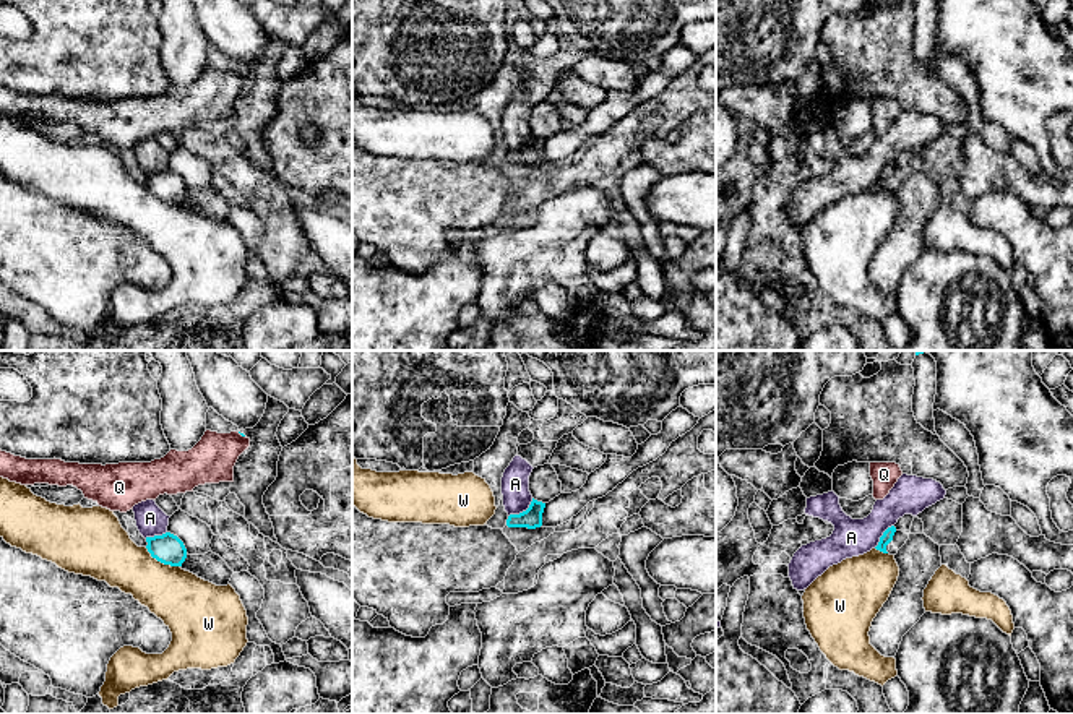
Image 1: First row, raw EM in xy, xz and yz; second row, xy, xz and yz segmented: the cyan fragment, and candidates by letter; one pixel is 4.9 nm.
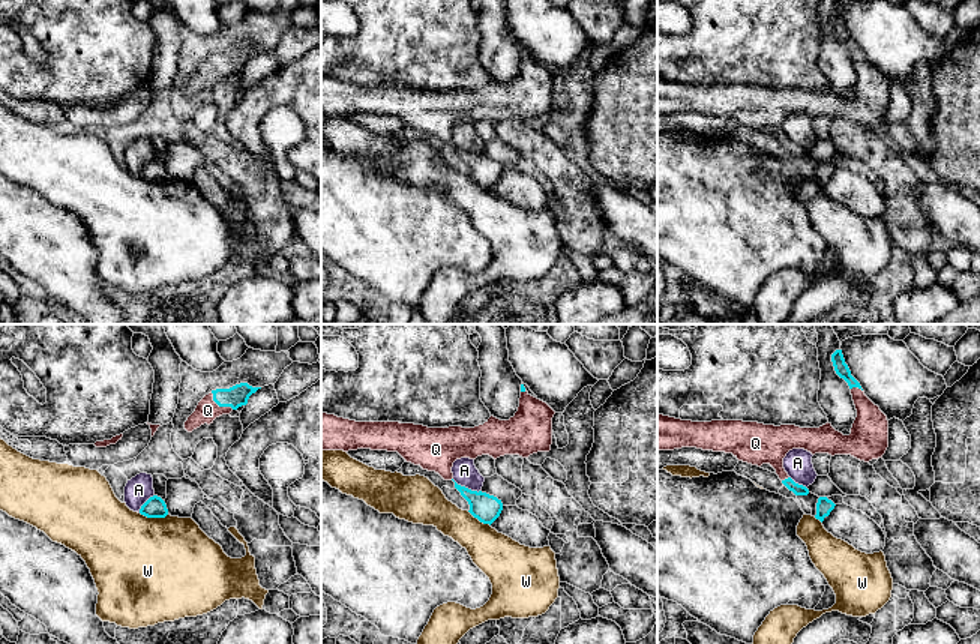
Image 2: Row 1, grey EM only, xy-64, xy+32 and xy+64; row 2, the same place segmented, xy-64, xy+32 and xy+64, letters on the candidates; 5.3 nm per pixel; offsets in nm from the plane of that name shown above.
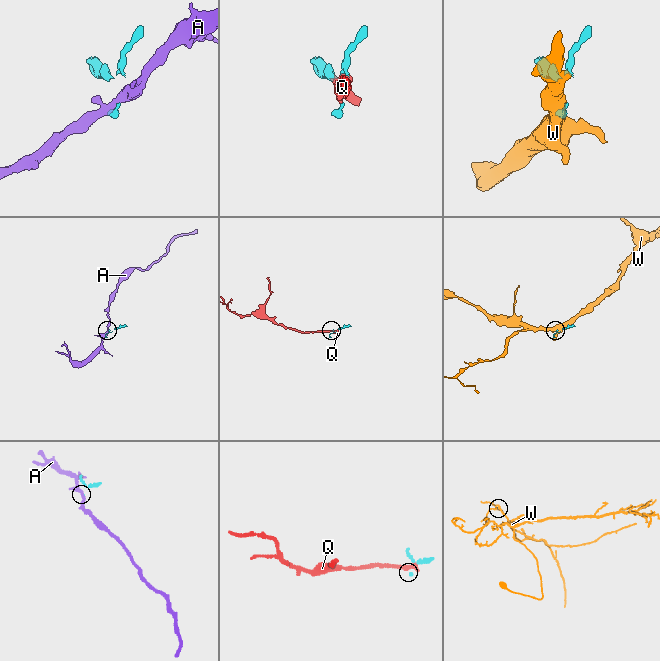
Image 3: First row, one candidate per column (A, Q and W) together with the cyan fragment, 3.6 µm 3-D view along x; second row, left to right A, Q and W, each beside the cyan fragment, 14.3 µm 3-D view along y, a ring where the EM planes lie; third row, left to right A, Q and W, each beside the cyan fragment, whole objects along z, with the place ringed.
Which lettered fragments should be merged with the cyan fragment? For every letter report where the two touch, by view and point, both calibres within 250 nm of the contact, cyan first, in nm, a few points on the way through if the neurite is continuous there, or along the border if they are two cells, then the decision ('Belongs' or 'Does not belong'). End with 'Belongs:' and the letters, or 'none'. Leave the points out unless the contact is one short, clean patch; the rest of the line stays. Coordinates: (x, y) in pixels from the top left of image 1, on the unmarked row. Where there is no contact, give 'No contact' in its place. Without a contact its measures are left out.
A: Touches cyan at xz (523, 148). Thickness 100 nm (cyan) against 140 nm. Boundary: xz (533, 135), (525, 146), (508, 153). Does not belong
Q: Touches cyan at xy (241, 70). Thickness 20 nm (cyan) against 220 nm. Belongs
W: Touches cyan at xy (161, 198). Thickness 150 nm (cyan) against 300 nm. Boundary: xy (145, 184), (158, 197), (179, 203). Does not belong
Belongs: Q

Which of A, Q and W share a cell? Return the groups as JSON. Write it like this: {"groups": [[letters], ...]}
{"groups": [["A"], ["Q"], ["W"]]}

